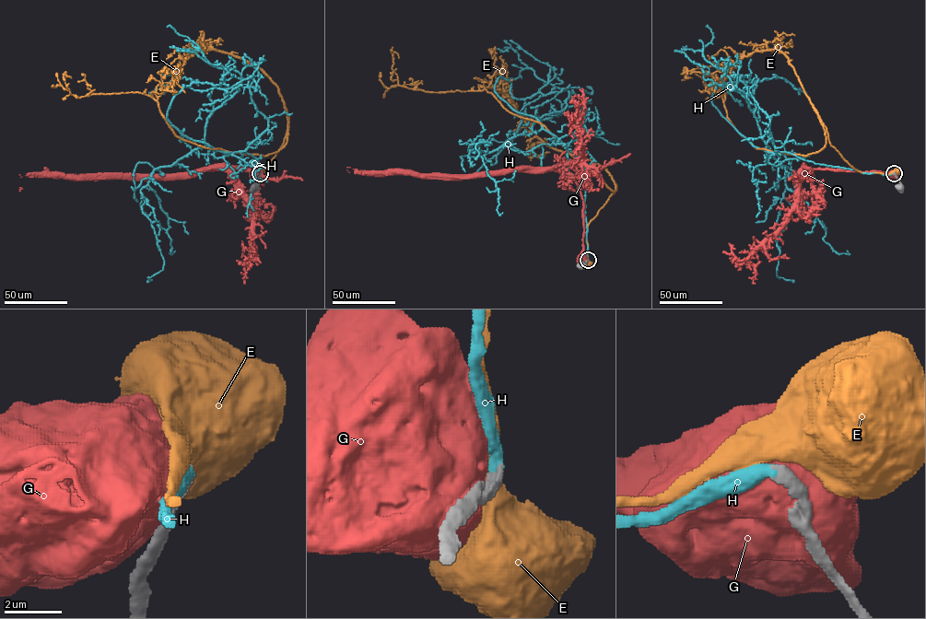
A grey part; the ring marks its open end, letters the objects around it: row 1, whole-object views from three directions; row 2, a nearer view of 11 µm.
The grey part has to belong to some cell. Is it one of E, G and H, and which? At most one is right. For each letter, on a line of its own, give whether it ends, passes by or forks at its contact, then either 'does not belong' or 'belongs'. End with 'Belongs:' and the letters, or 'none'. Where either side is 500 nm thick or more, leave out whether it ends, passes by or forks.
E: does not belong
G: does not belong
H: it ends | belongs
Belongs: H

